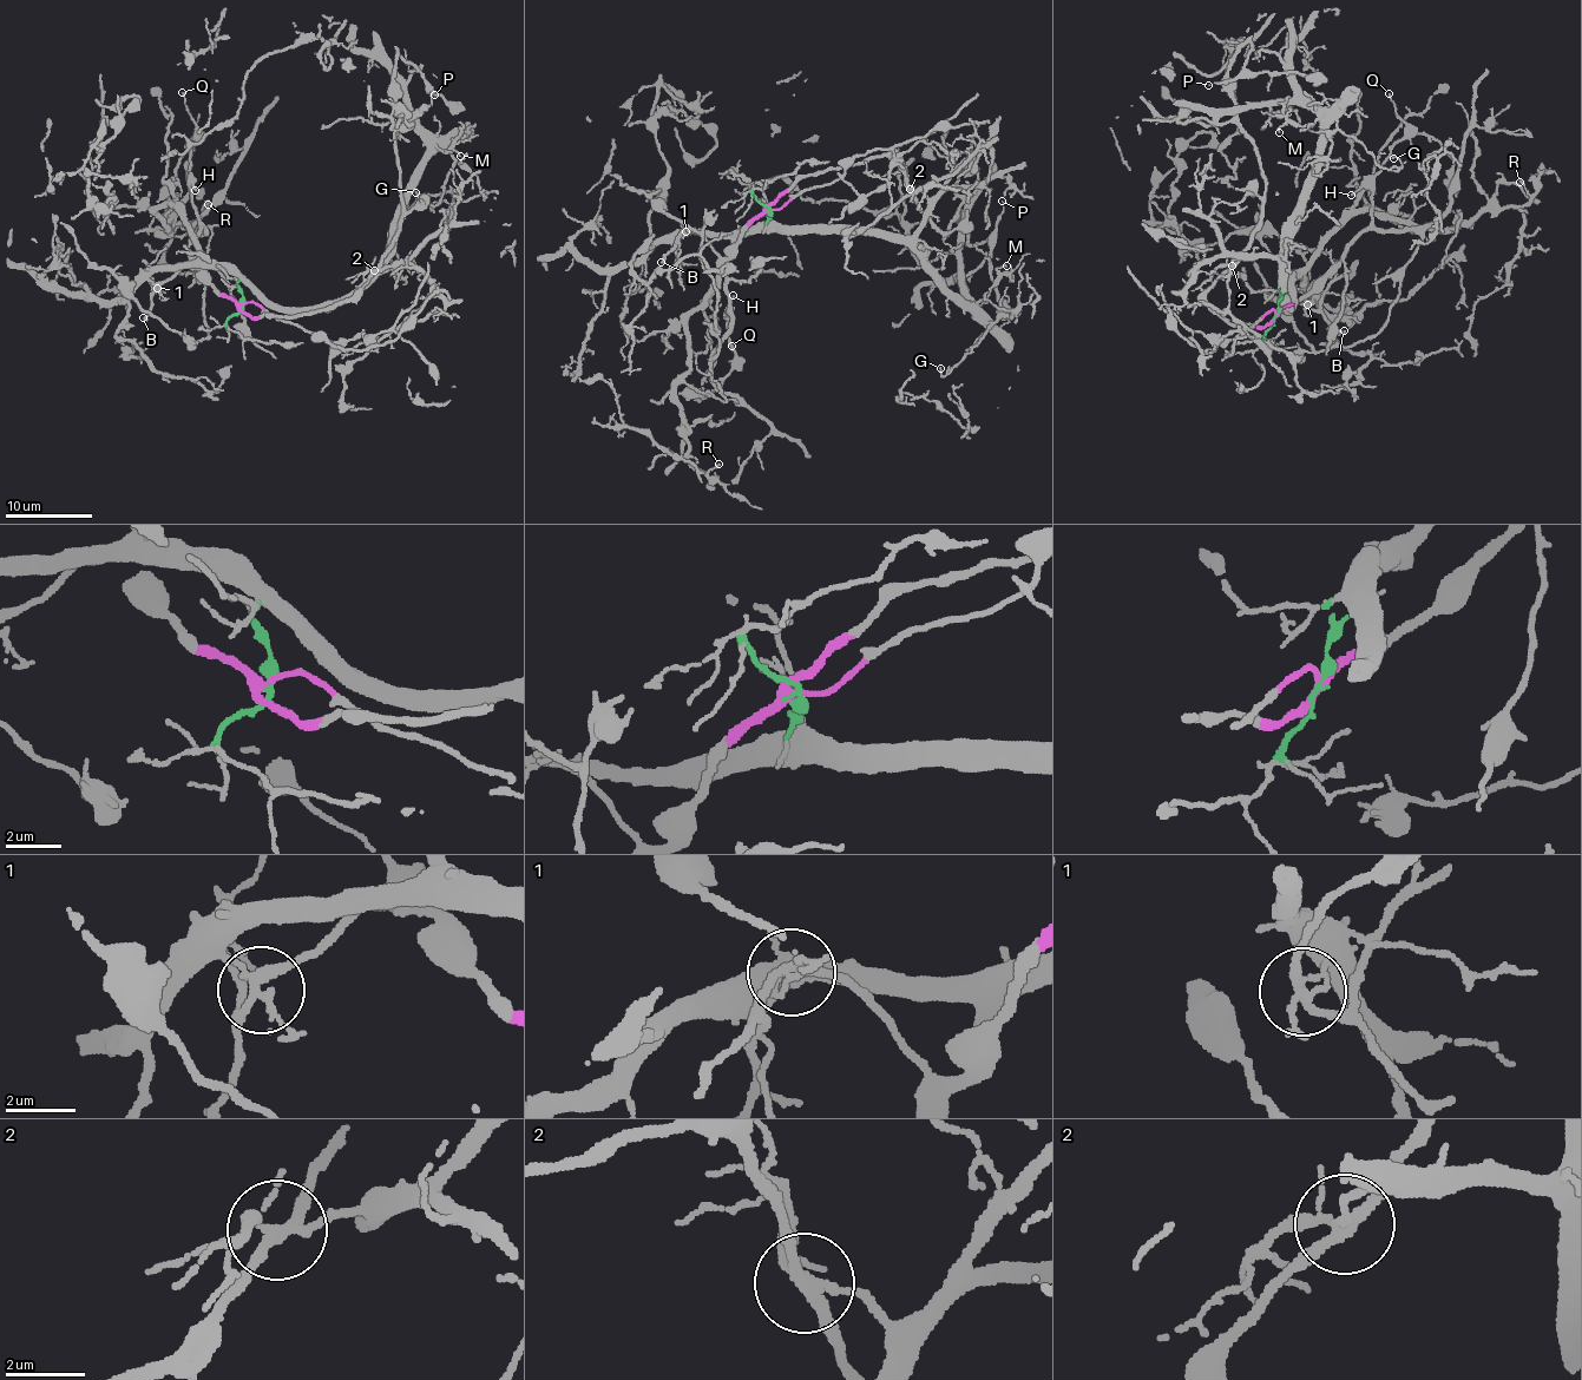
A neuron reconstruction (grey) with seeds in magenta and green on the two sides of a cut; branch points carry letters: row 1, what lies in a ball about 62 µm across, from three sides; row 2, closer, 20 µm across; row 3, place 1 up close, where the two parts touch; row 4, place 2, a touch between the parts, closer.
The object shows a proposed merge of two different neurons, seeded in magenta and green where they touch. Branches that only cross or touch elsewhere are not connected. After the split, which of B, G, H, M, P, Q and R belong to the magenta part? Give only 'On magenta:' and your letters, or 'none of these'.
On magenta: B, H, P, Q

